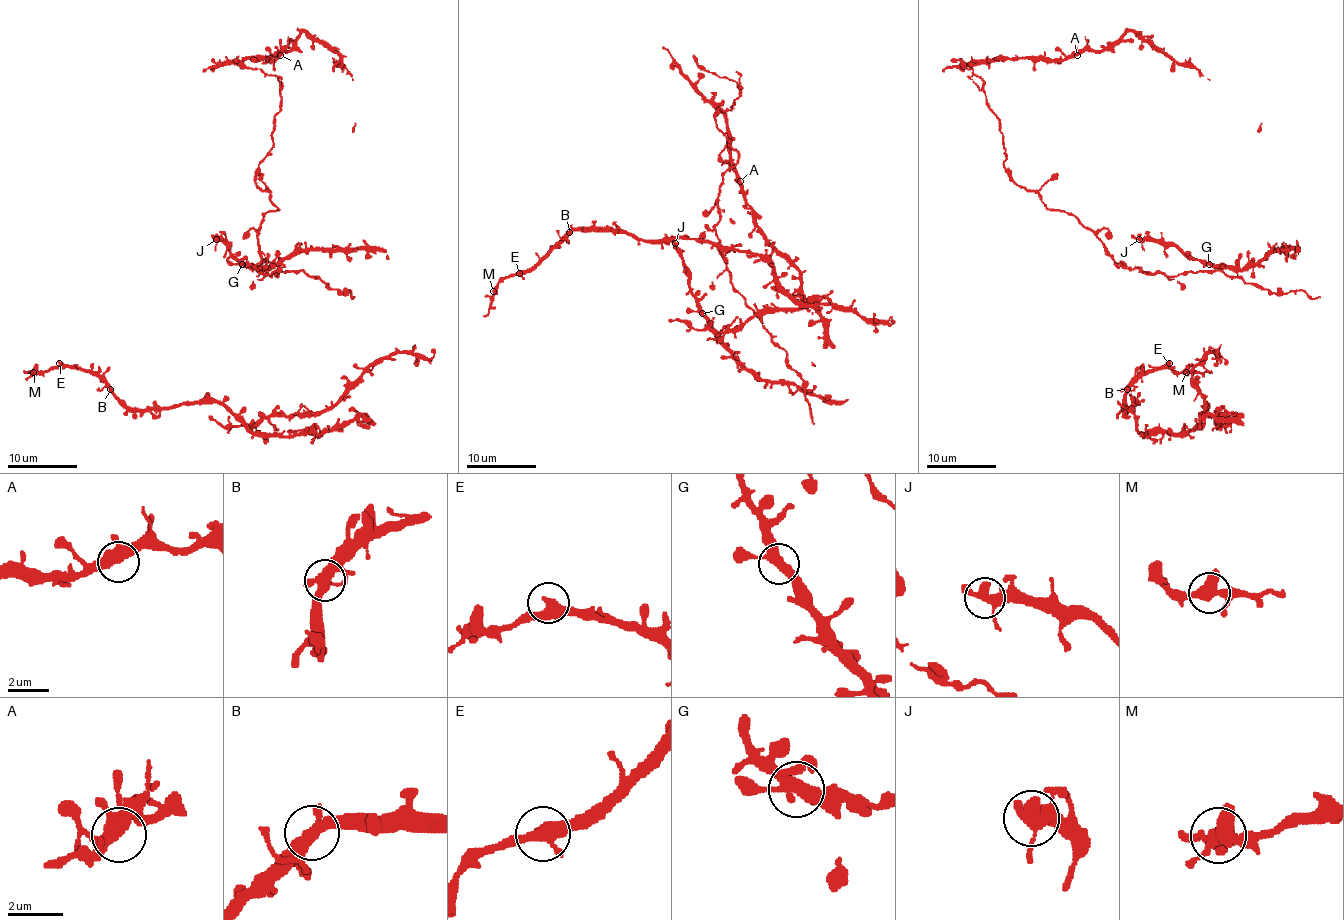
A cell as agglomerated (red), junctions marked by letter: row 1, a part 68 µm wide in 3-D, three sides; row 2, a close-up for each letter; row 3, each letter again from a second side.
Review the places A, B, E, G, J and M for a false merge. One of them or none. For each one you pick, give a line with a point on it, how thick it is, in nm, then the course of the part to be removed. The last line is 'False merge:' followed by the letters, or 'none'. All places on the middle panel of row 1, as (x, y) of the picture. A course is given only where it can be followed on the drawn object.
False merge: none

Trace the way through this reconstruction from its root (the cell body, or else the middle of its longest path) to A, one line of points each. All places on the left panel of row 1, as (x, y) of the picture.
A: (266, 272), (258, 231), (279, 208), (256, 168), (273, 144), (282, 83), (237, 62), (280, 55)

